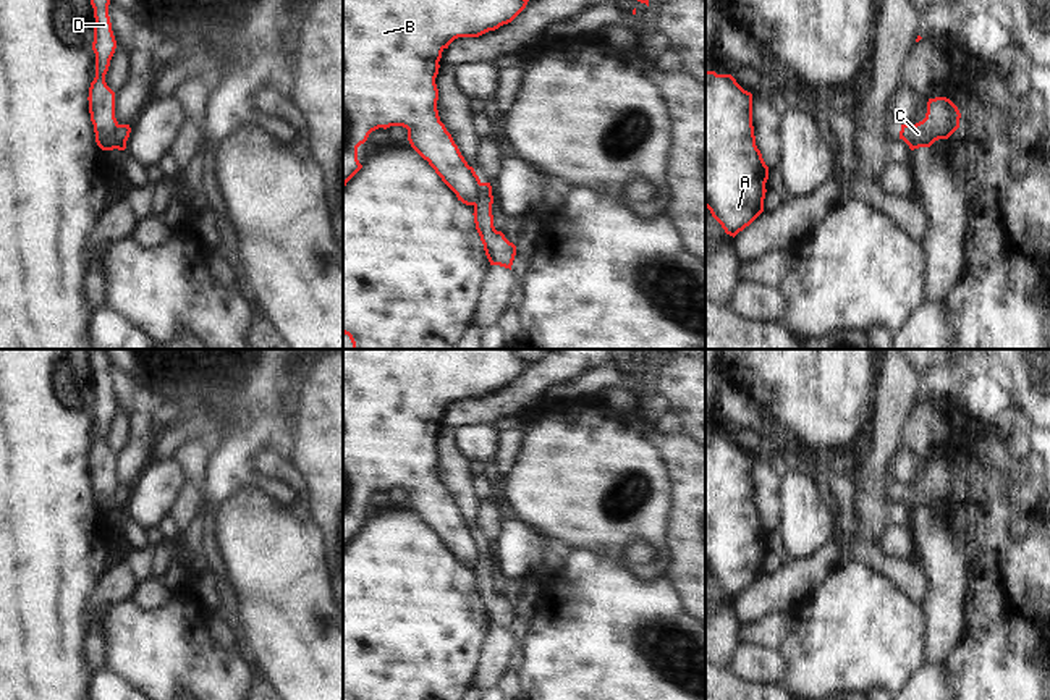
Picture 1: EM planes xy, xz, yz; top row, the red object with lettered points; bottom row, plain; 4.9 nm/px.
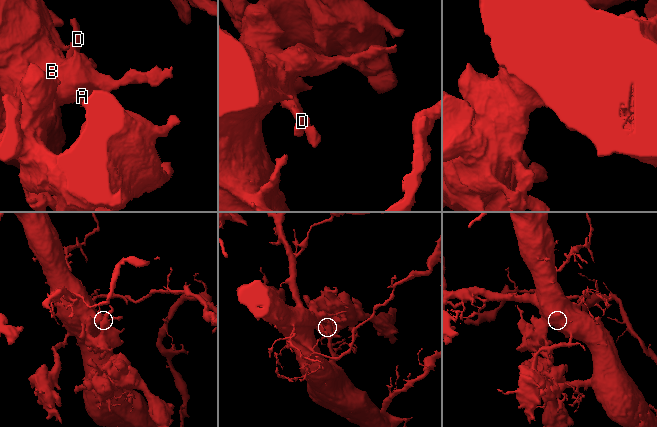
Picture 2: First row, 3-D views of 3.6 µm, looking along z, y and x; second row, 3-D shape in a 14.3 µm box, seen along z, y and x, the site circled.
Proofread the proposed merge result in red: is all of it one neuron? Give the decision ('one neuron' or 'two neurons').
two neurons

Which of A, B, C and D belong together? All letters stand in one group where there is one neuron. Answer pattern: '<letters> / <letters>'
A B D / C

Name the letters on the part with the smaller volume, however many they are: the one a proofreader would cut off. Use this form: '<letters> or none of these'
C

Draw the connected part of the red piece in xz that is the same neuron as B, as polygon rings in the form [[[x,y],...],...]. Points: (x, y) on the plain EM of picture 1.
[[[343,349],[343,550],[362,530],[358,509],[369,496],[379,490],[403,488],[411,509],[429,524],[458,563],[476,566],[481,542],[438,479],[438,424],[455,401],[479,399],[511,385],[527,364],[508,349]]]

